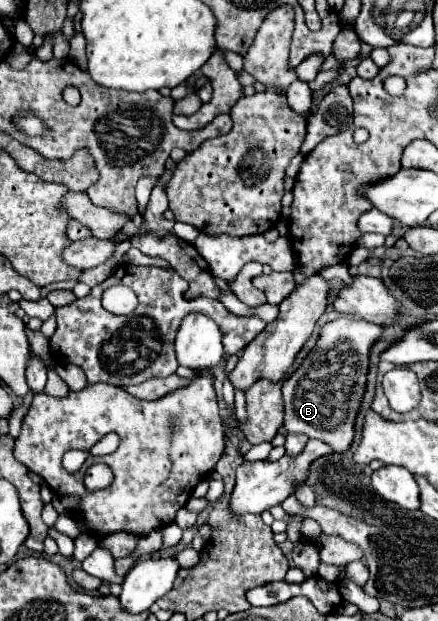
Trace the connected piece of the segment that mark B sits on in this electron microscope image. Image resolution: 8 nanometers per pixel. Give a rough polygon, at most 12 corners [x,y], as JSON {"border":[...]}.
{"border":[[326,322],[286,378],[284,428],[354,442],[382,326]]}

